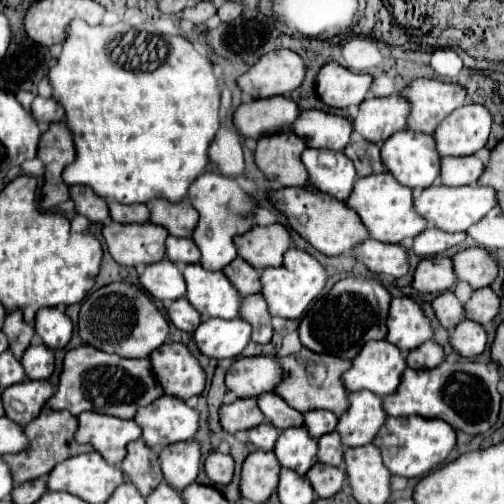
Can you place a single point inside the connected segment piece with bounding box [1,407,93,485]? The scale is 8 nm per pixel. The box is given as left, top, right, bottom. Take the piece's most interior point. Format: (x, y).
(51, 436)

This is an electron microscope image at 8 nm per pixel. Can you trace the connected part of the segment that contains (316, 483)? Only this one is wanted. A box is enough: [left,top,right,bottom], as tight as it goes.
[307,463,347,497]

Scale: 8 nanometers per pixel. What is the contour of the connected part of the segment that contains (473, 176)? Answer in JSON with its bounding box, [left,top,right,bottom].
[439,147,490,187]

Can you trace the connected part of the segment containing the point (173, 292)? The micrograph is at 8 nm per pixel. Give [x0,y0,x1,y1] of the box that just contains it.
[139,259,187,305]

